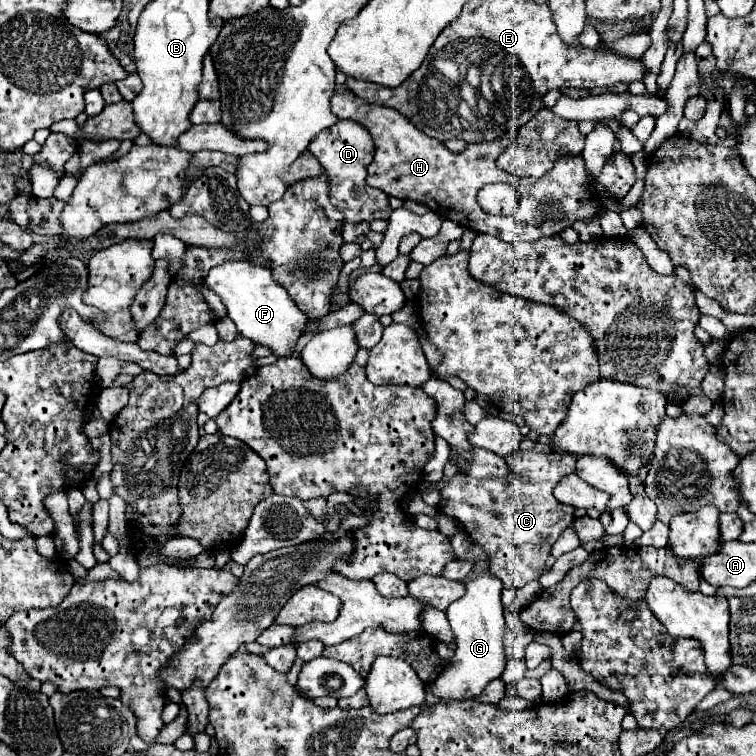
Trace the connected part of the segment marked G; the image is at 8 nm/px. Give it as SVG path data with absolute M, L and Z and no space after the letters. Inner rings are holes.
M481 574L475 580L465 584L467 592L463 598L453 602L447 610L449 624L455 634L455 656L451 658L451 664L439 674L439 678L433 682L433 692L443 702L455 702L455 700L471 700L483 692L483 688L499 678L505 668L505 616L503 616L503 604L501 604L501 582L491 574Z

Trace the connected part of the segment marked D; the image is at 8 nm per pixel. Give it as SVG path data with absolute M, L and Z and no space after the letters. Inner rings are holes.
M339 120L335 126L315 136L313 142L309 144L309 150L325 168L325 174L329 178L329 200L335 208L343 210L345 222L357 224L357 222L371 222L379 218L389 220L393 210L389 206L387 194L367 186L365 182L367 166L371 164L375 154L375 146L367 130L363 130L359 124L351 120Z

